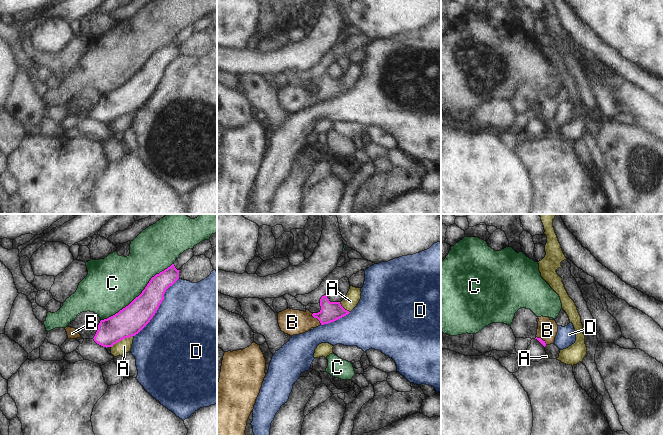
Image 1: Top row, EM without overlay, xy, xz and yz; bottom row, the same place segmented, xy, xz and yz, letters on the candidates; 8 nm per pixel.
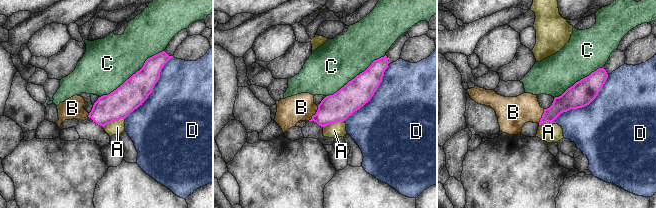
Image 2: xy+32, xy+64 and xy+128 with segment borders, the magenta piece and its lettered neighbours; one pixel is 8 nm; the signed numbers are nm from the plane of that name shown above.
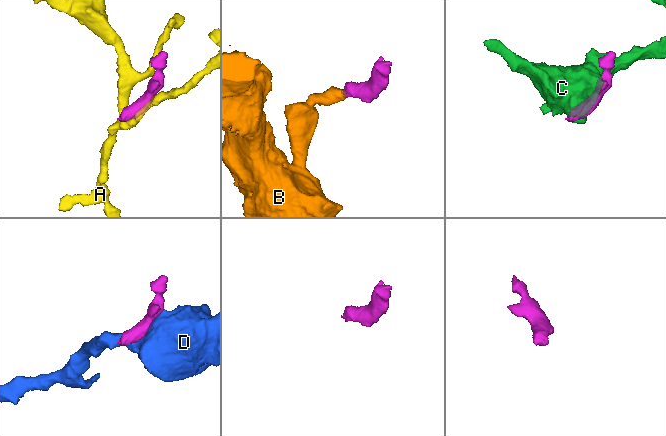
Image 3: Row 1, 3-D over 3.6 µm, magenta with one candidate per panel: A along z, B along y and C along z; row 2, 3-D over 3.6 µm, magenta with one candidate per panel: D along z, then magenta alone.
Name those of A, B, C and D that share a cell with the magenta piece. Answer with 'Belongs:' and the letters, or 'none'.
Belongs: B

